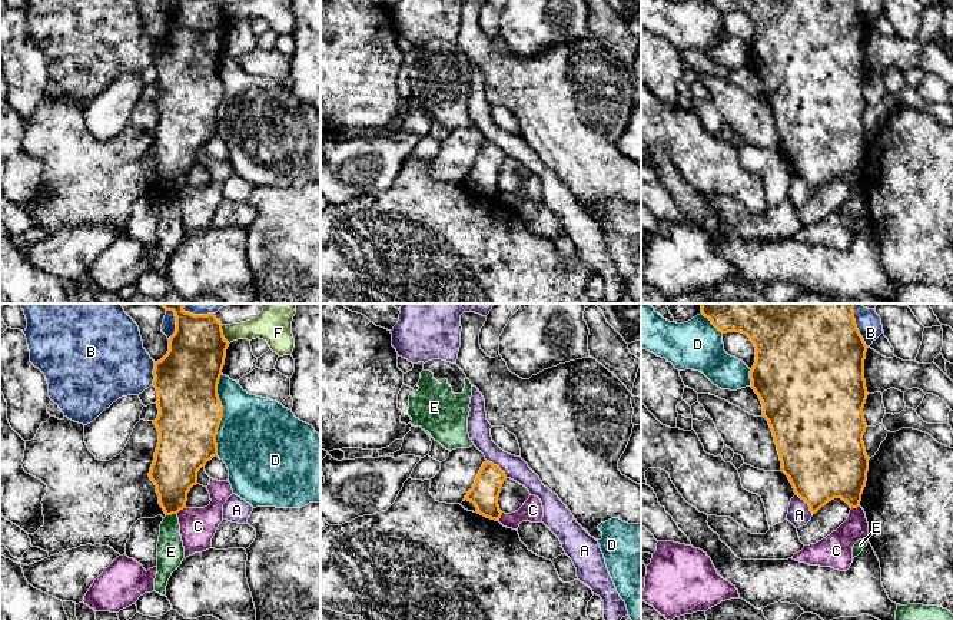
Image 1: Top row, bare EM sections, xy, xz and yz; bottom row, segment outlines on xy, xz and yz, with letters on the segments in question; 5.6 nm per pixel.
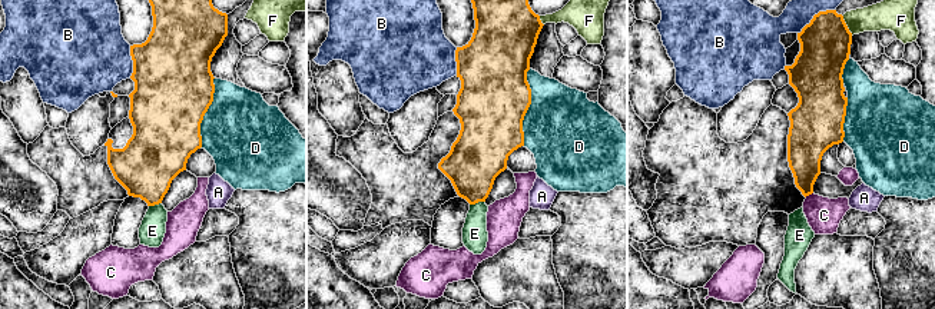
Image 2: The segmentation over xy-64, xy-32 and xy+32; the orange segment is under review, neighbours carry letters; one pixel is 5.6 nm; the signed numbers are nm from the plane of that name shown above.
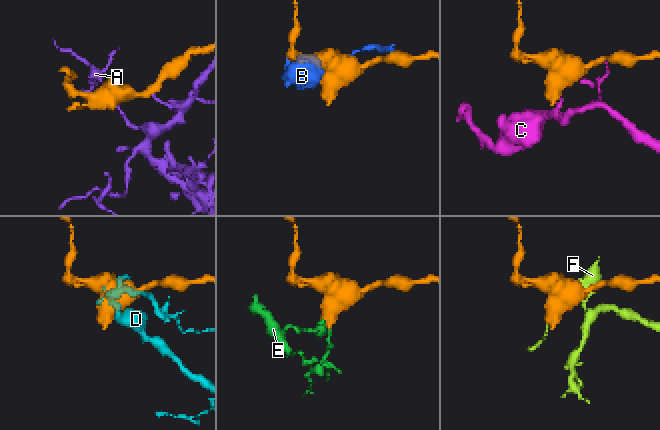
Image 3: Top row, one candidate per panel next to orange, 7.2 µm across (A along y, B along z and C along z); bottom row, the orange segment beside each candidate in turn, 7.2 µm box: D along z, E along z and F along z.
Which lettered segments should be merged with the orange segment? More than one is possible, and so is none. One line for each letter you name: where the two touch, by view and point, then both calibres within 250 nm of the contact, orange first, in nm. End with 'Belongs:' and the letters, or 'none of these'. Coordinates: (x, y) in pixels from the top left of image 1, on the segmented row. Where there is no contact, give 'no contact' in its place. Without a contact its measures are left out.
Belongs: none of these

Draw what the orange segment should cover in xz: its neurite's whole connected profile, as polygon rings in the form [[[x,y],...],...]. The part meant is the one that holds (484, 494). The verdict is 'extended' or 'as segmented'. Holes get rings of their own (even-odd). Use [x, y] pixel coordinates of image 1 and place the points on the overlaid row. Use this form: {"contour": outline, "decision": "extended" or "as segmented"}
{"contour": [[[485,461],[464,501],[474,503],[478,514],[499,521],[502,511],[498,505],[498,497],[505,480],[507,475],[499,467]]], "decision": "as segmented"}

